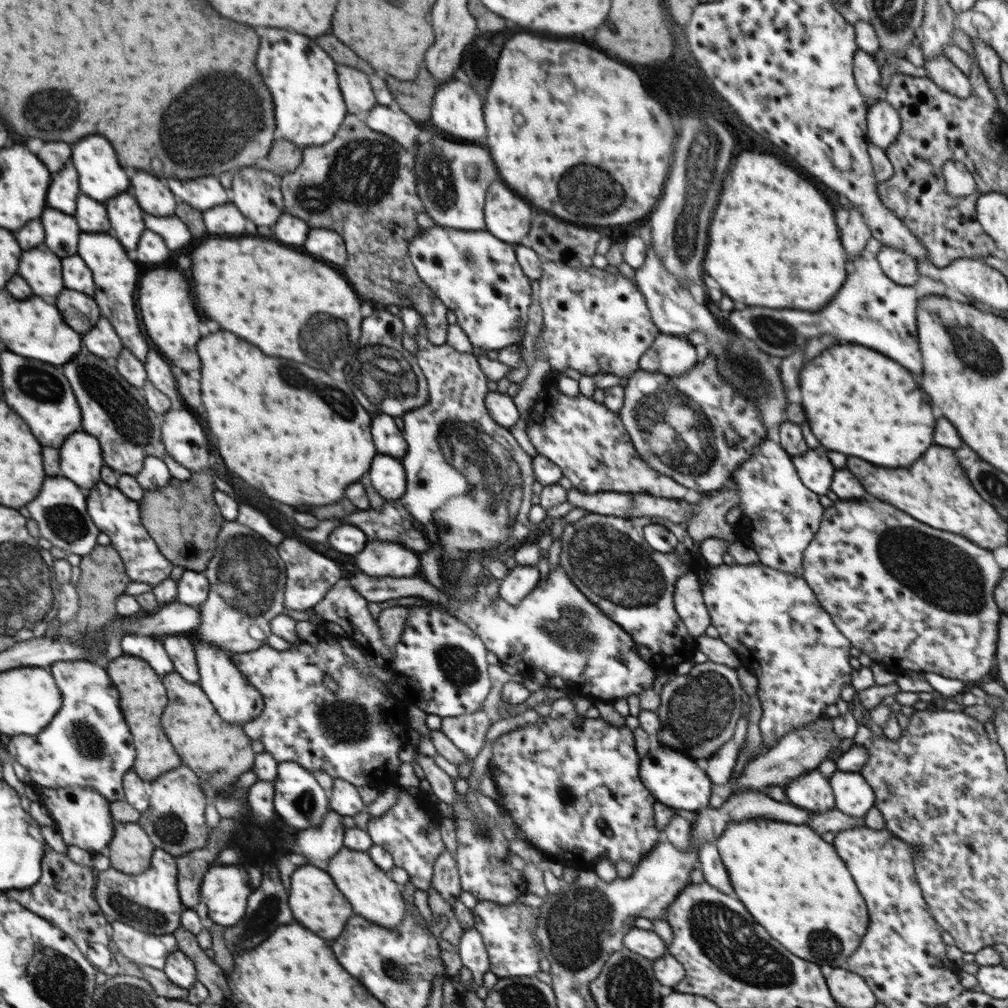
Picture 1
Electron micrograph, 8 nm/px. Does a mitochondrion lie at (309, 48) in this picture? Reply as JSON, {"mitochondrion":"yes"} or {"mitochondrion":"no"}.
{"mitochondrion":"no"}

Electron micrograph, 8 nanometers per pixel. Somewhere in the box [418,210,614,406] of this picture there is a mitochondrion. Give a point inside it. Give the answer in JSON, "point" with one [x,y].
{"point":[467,255]}

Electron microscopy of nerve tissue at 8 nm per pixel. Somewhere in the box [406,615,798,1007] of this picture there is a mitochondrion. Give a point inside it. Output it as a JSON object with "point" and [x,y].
{"point":[725,936]}

